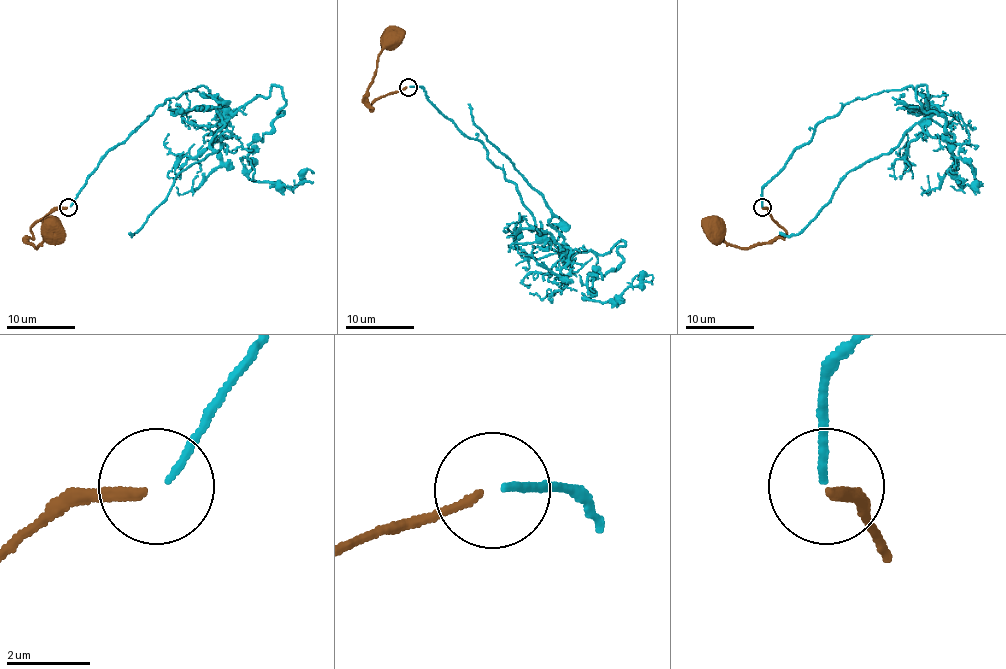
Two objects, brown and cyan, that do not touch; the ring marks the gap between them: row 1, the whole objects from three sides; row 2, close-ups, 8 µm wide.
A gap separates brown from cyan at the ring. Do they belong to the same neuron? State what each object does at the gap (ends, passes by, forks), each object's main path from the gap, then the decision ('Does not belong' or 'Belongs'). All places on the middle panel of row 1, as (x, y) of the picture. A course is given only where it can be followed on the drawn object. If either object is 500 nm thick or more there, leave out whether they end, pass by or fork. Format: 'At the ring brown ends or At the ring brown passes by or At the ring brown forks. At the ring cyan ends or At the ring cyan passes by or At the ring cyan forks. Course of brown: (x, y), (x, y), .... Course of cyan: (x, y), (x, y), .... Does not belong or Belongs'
At the ring brown ends. At the ring cyan ends. Course of brown: (407, 87), (381, 96), (371, 106), (371, 111), (367, 87), (374, 75), (378, 55), (393, 41), (390, 39). Course of cyan: (410, 87), (484, 145), (555, 251), (625, 244), (615, 270), (588, 277), (588, 299), (651, 282). Belongs

